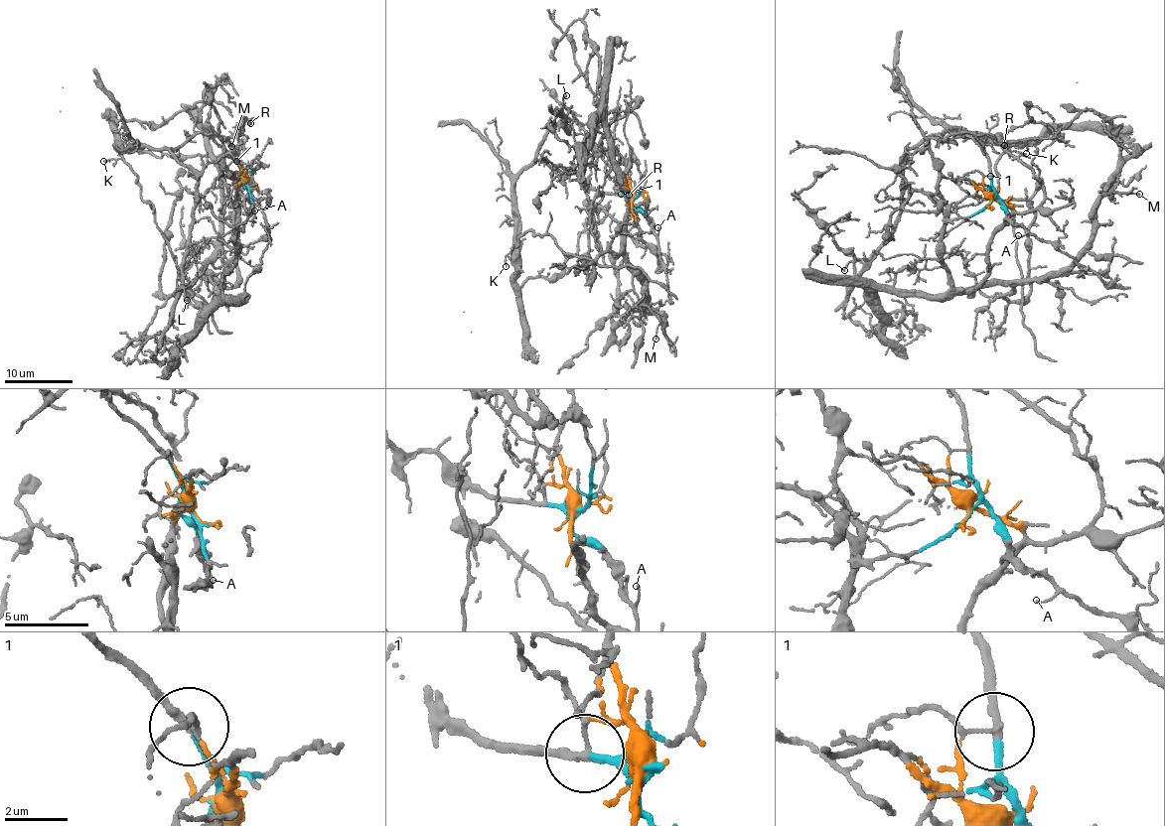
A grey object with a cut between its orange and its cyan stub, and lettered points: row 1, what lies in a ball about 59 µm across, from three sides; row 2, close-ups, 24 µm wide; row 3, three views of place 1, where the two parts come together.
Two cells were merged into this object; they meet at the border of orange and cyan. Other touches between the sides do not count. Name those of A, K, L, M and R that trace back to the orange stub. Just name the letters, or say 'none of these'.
M, R

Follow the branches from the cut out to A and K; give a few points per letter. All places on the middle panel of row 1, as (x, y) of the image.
A: (635, 197), (634, 206), (646, 214), (657, 234), (657, 226)
K: (635, 197), (632, 201), (597, 191), (575, 174), (532, 161), (514, 181), (518, 237), (507, 266)

